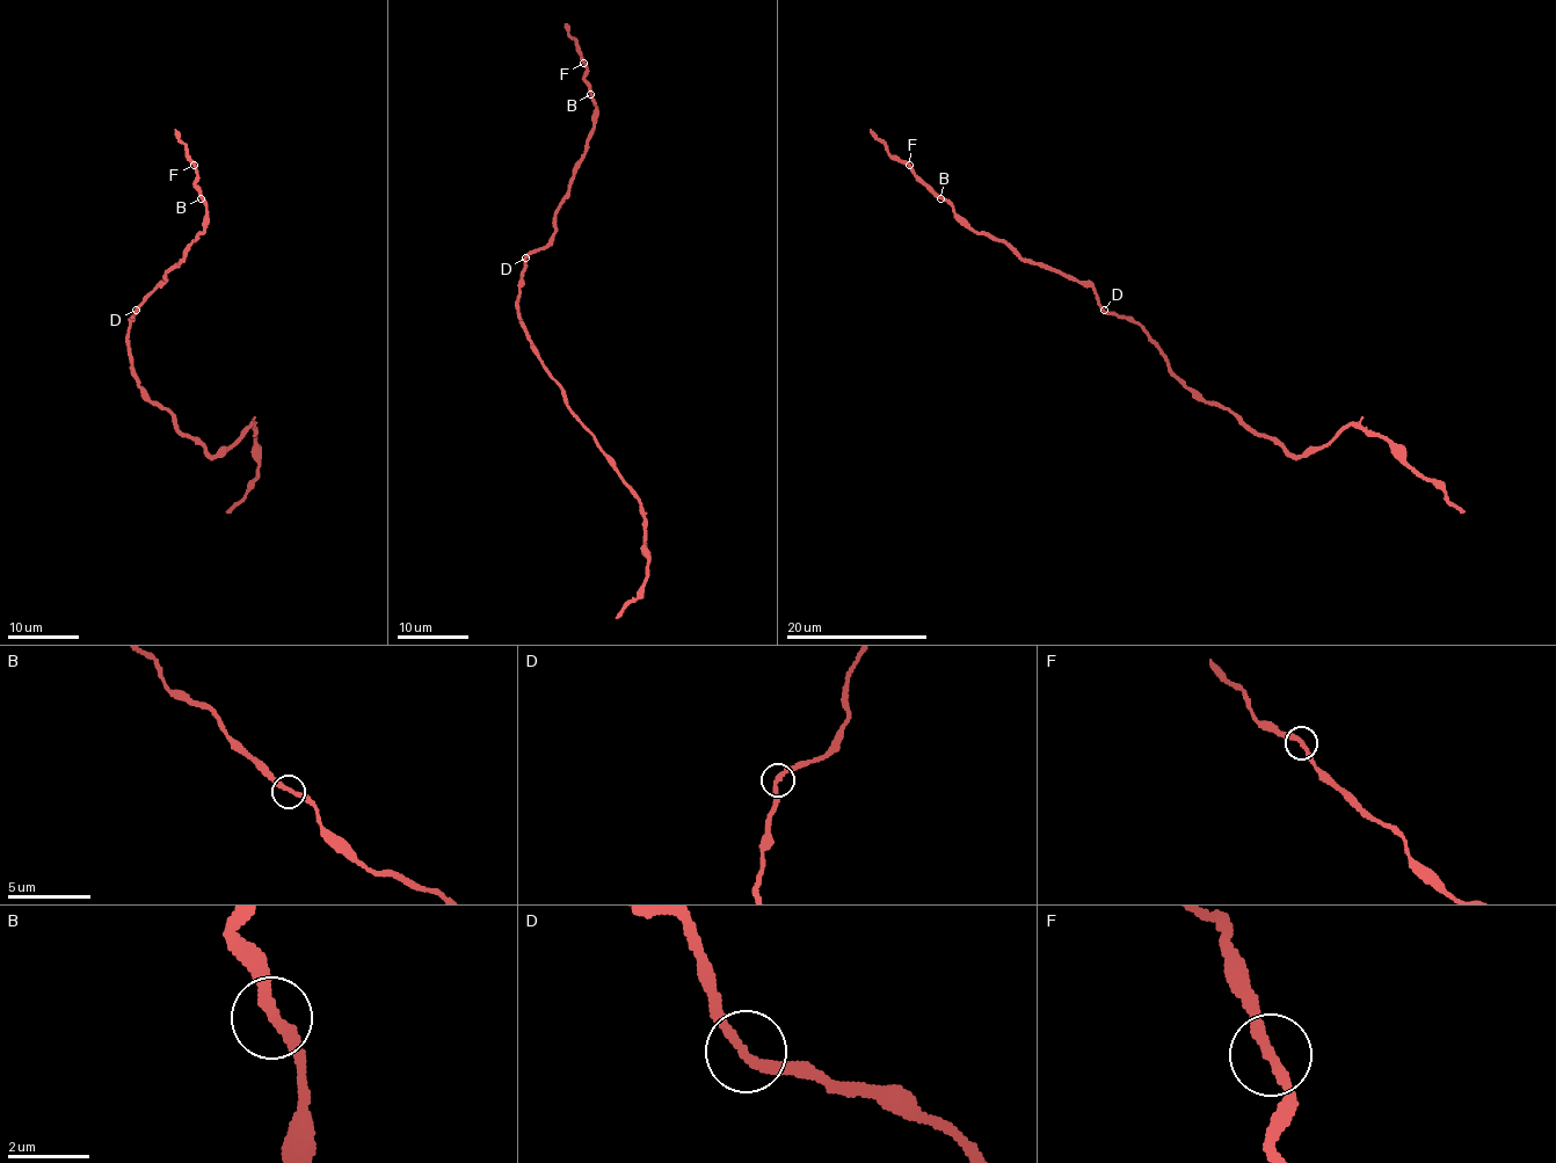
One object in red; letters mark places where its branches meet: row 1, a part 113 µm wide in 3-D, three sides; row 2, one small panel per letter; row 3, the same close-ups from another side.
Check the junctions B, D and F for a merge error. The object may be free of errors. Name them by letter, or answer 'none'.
none

